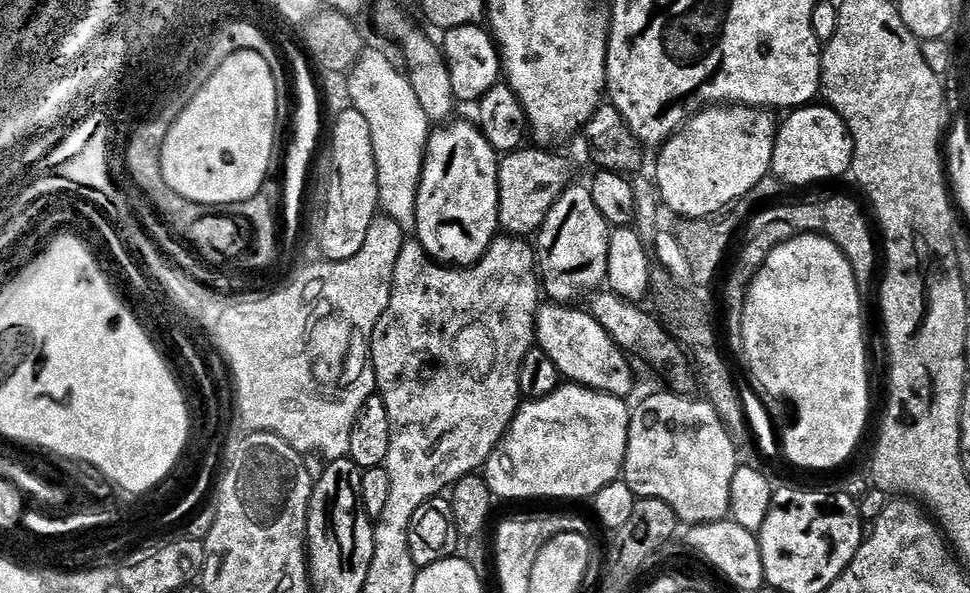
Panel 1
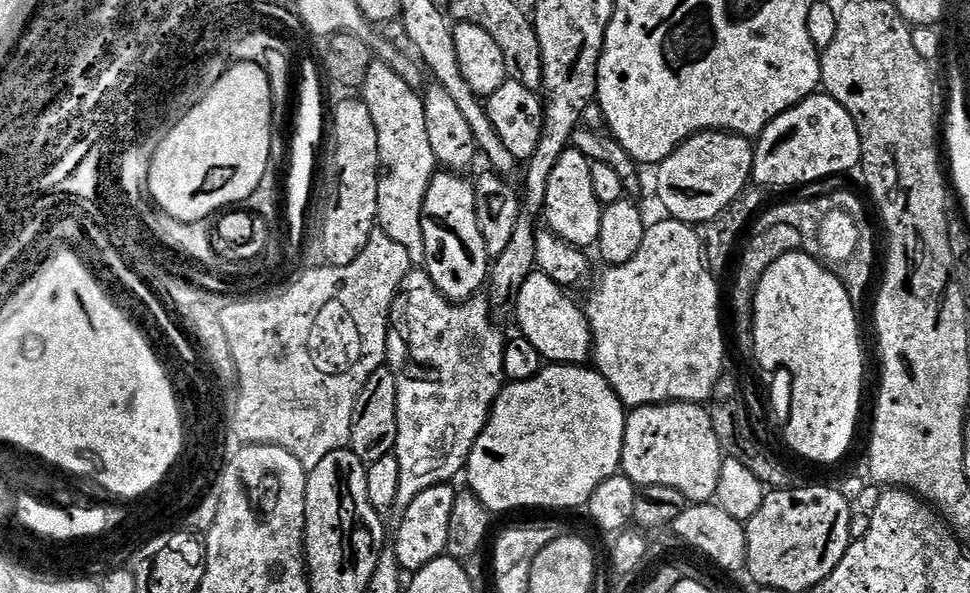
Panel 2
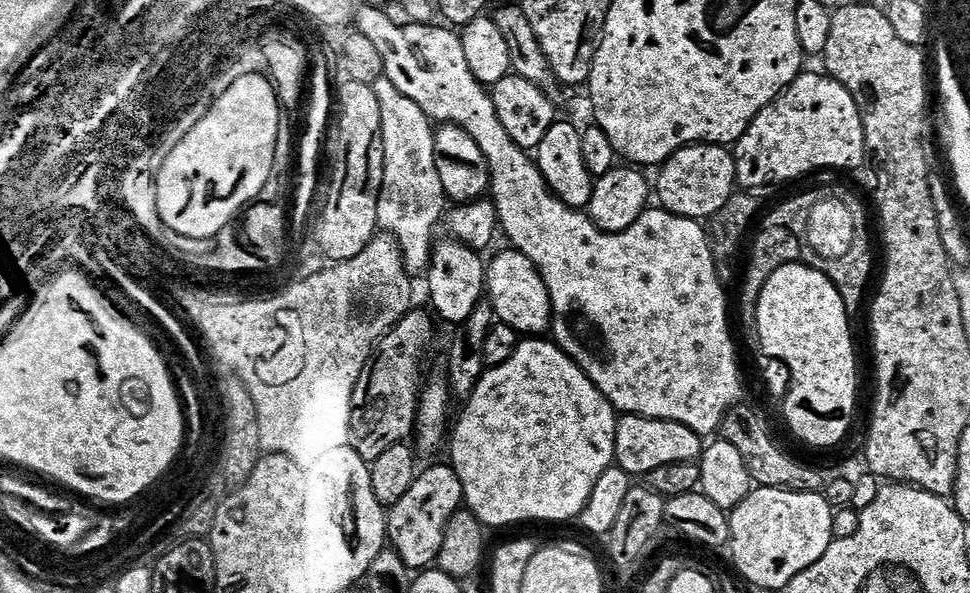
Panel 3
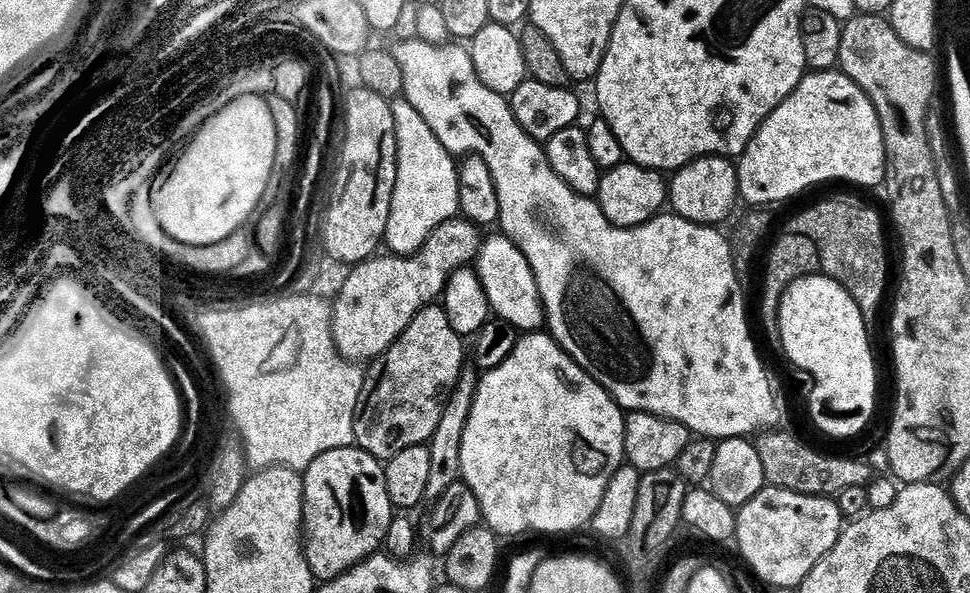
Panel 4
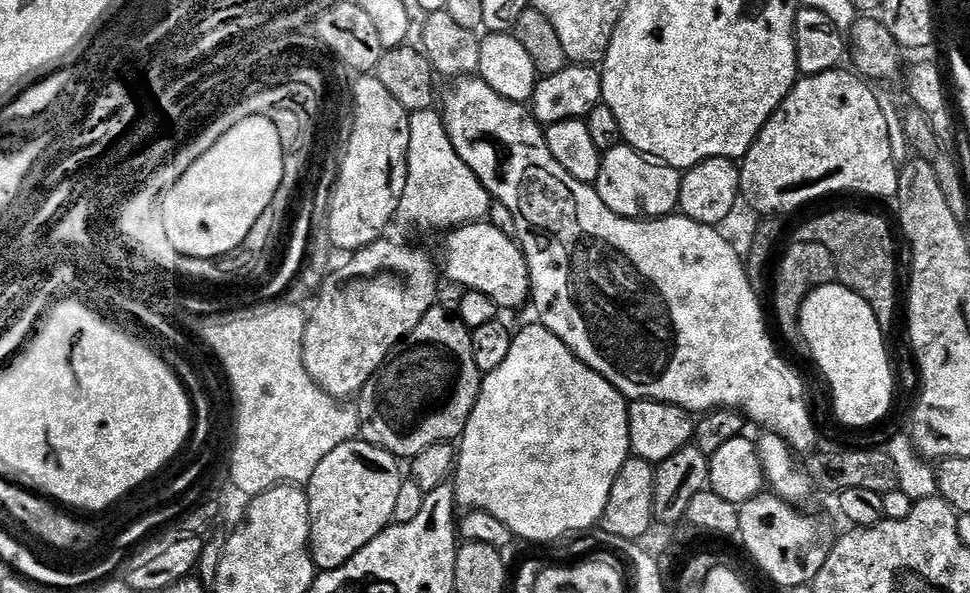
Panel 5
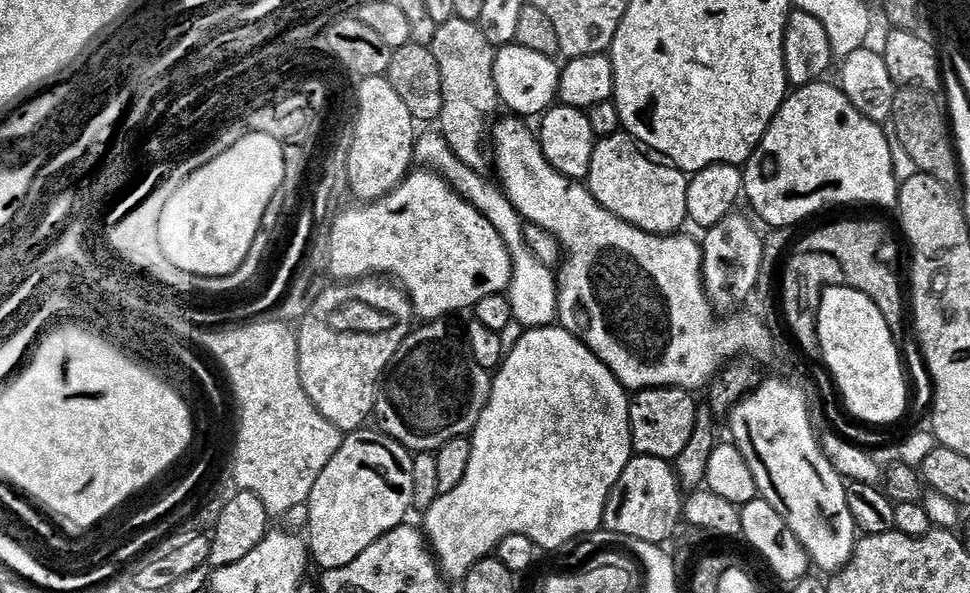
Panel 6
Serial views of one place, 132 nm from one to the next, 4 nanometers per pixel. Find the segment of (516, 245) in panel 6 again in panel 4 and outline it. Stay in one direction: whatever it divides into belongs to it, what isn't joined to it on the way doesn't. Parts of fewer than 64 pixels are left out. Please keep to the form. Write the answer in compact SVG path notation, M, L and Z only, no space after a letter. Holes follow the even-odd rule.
M403 98L391 101L398 146L398 178L394 186L394 198L390 202L390 222L386 226L386 248L398 256L410 256L426 242L435 228L447 220L457 219L460 211L458 186L460 173L453 153L438 142L434 130L426 126L426 118Z

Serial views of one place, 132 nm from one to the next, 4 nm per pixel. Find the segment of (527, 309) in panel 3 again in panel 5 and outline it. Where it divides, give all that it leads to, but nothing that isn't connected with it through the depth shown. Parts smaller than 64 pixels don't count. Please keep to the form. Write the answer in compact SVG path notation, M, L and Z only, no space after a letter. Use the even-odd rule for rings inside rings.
M473 222L471 224L466 224L460 227L457 227L455 230L449 231L447 233L448 241L444 244L444 264L442 260L442 272L449 276L456 284L461 284L461 289L471 290L474 292L481 292L486 294L491 298L493 303L496 304L497 309L504 310L504 308L520 308L523 304L527 305L530 300L530 285L528 283L528 263L524 257L523 252L520 250L519 244L516 243L513 237L502 234L502 230L498 230L491 224L491 222Z

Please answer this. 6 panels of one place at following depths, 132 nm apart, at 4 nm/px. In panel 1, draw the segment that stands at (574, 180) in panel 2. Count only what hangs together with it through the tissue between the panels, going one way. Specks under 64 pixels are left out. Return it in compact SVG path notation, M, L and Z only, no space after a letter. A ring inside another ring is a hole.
M573 183L564 189L561 195L554 202L549 213L546 214L545 222L539 228L535 237L536 244L540 247L538 252L538 268L542 273L542 288L548 292L553 301L564 302L567 296L576 296L583 288L595 289L605 283L608 274L608 237L610 225L604 219L604 215L594 206L591 187Z

